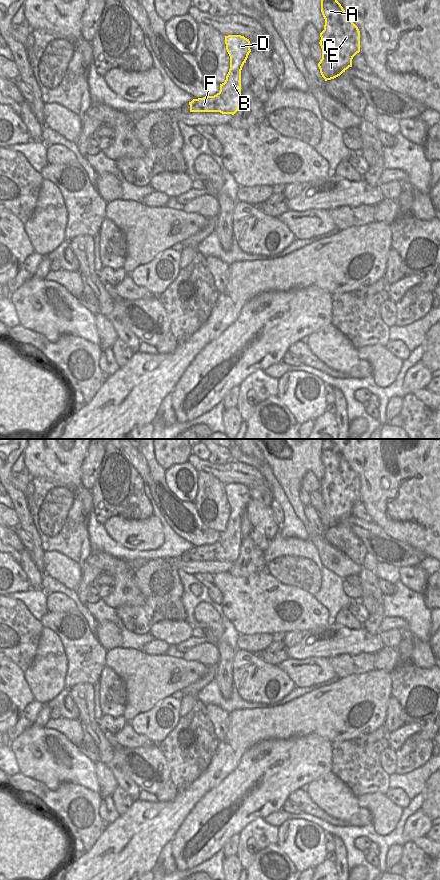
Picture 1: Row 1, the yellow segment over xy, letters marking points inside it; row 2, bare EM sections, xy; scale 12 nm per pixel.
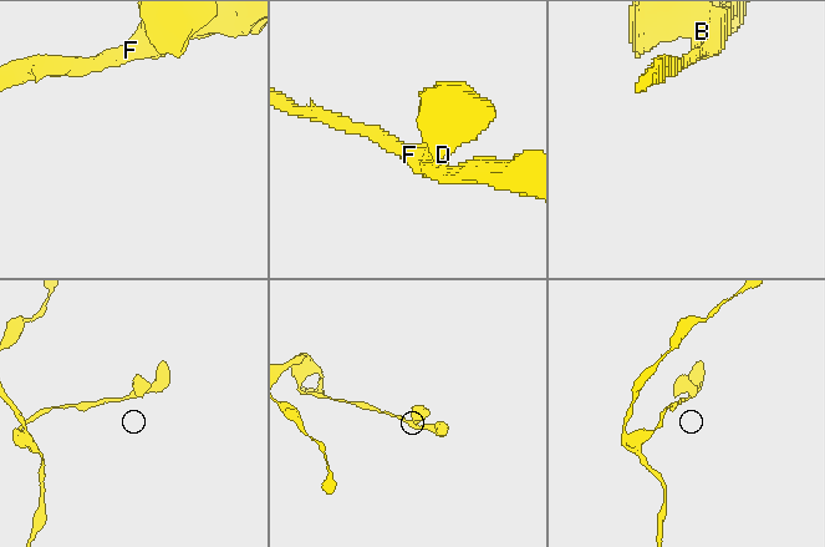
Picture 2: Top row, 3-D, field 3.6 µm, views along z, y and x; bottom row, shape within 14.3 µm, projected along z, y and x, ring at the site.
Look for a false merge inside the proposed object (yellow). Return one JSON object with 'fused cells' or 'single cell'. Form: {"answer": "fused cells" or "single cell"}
{"answer": "single cell"}

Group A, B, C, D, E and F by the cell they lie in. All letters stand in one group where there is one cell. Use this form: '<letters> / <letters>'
A B C D E F

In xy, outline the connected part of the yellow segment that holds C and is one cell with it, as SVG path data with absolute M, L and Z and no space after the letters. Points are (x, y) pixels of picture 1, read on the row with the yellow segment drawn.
M321 0L321 12L325 25L320 33L322 59L318 67L327 81L352 67L353 57L360 52L360 31L337 0Z

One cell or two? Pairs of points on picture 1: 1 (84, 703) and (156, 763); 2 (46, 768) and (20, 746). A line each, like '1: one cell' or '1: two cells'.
1: two cells
2: one cell

